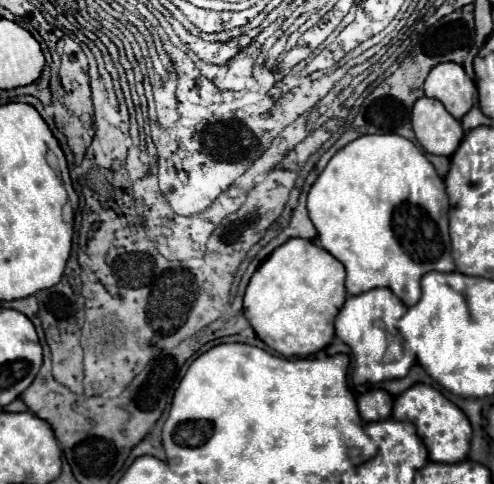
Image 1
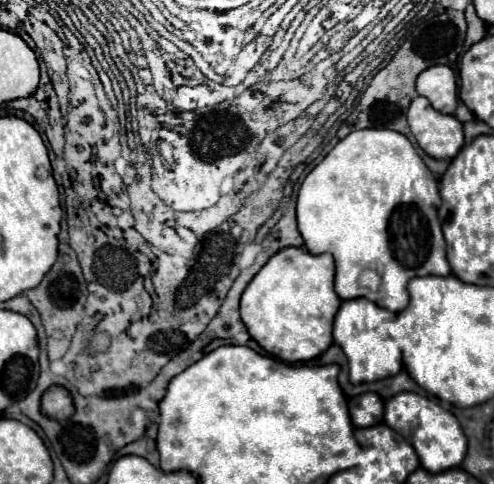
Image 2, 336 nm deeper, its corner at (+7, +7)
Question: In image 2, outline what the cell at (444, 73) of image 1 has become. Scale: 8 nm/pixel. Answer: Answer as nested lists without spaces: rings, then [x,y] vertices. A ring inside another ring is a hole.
[[[433,65],[417,77],[417,93],[427,97],[429,103],[447,115],[457,107],[457,79],[447,65]]]

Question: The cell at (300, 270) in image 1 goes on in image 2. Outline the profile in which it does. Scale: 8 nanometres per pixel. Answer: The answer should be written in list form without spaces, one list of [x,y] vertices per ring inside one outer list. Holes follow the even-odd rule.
[[[305,247],[277,251],[241,295],[241,319],[249,335],[273,357],[299,363],[319,357],[333,343],[333,315],[341,305],[333,289],[335,265],[329,253],[313,255]]]

